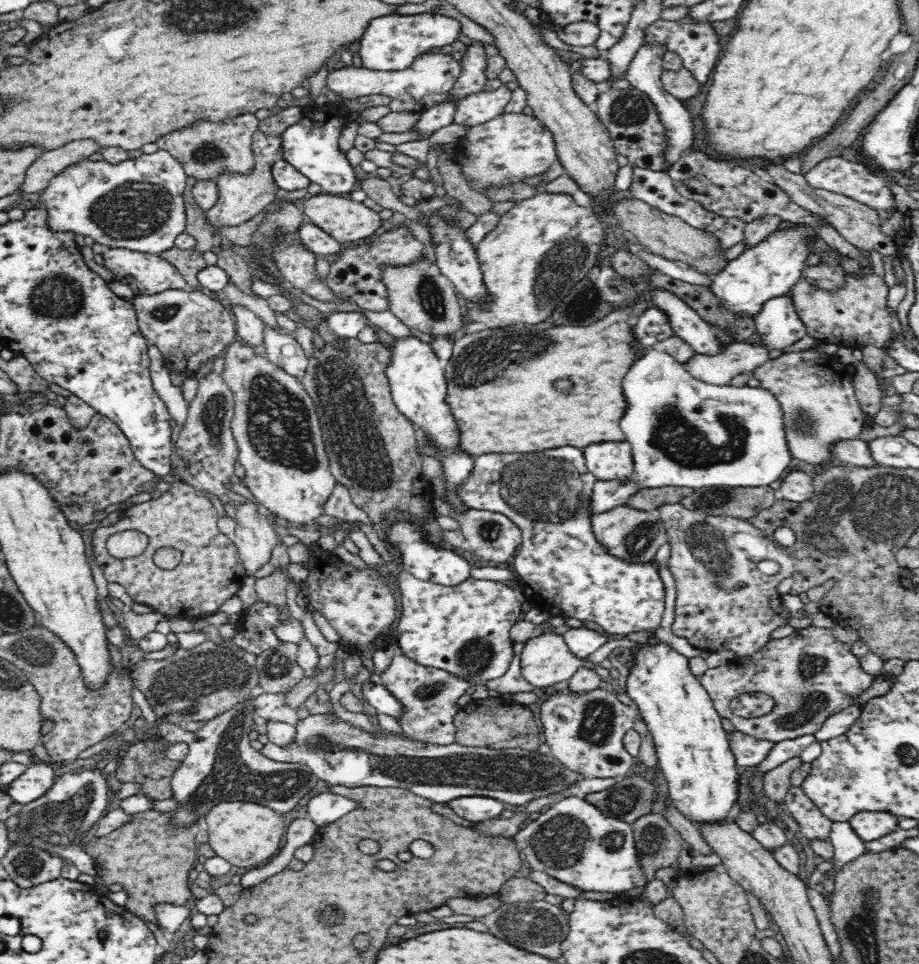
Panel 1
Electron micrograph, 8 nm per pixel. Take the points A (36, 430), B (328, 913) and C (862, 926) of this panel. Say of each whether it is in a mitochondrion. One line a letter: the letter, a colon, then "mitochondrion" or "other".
A: other
B: mitochondrion
C: mitochondrion

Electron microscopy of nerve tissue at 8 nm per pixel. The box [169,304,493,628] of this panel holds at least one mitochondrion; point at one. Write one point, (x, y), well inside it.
(357, 446)

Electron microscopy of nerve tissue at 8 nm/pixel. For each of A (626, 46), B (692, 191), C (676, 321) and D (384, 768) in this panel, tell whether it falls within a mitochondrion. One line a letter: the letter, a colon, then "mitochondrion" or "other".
A: other
B: other
C: other
D: mitochondrion

